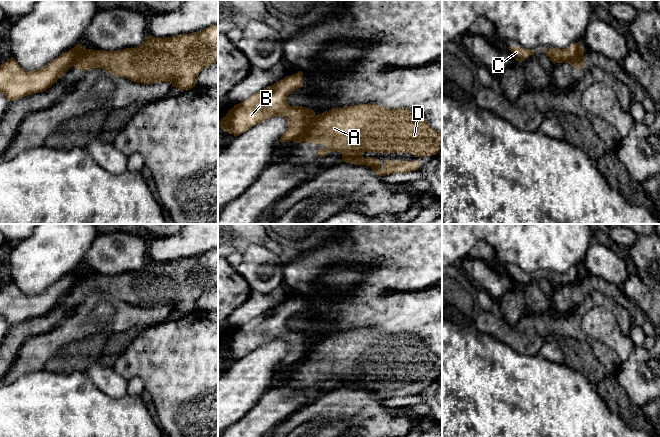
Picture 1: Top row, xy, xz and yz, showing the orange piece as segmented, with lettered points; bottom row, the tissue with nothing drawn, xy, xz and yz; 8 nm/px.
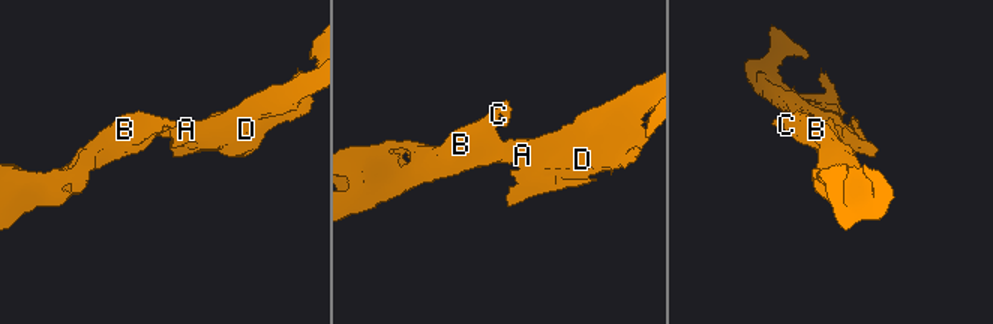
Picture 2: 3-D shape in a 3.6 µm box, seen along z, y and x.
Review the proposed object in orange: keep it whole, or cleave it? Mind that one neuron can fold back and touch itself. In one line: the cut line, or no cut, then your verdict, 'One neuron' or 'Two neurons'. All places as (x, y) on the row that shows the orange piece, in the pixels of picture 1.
Split along xz (315, 116), (306, 129), (301, 141). Two neurons

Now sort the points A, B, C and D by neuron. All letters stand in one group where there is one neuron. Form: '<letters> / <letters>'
A D / B C

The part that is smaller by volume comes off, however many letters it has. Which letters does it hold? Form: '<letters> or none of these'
A, D

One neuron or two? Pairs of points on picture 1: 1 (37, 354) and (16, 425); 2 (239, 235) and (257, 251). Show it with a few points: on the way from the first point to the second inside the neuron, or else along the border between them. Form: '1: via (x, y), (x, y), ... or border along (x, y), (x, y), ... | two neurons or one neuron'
1: border along (46, 366), (22, 374), (11, 383) | two neurons
2: border along (263, 245), (251, 243), (242, 254) | two neurons

